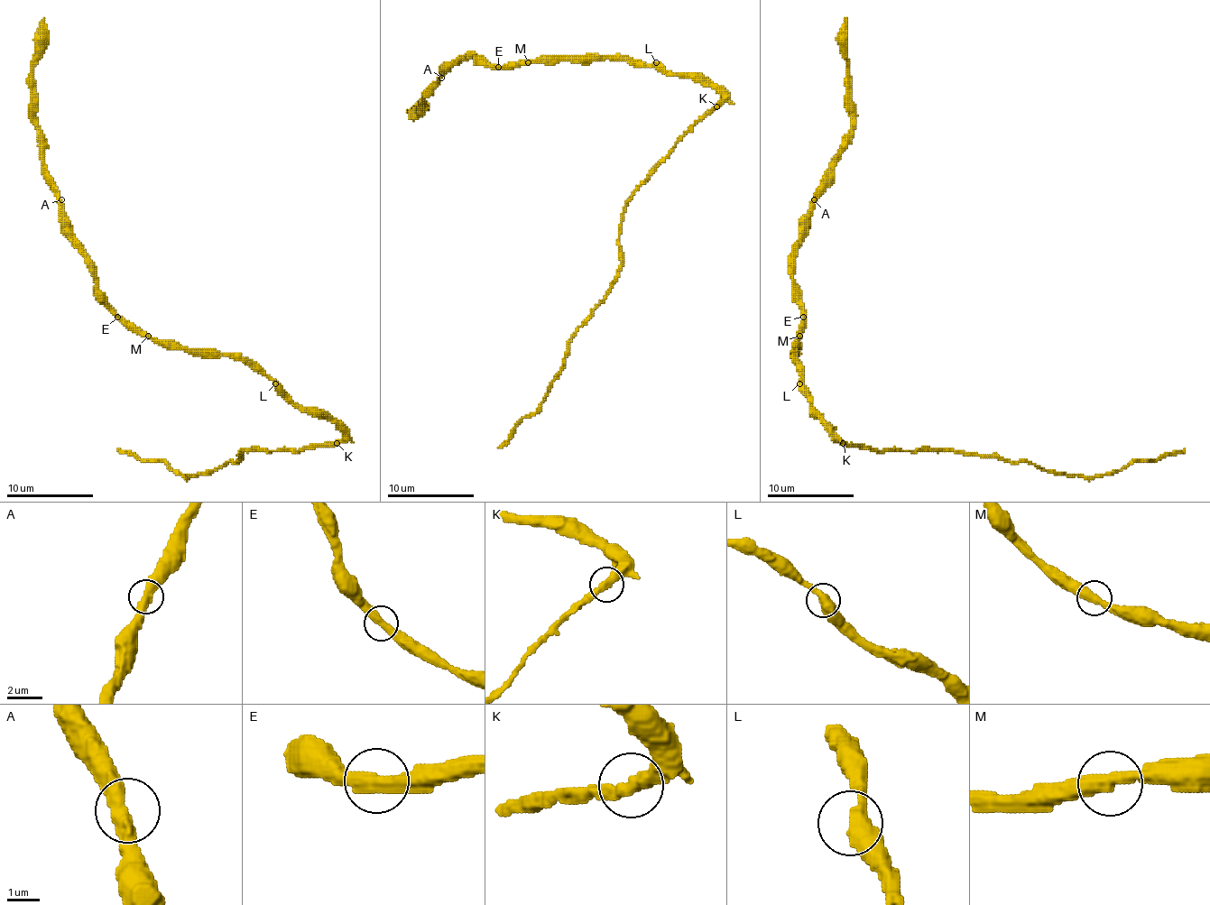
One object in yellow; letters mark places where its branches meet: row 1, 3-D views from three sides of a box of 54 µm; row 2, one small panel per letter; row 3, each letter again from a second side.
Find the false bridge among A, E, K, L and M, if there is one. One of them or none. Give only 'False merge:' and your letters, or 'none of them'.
False merge: K

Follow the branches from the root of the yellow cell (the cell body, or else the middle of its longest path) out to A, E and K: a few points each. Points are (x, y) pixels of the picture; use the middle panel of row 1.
A: (662, 71), (656, 67), (632, 64), (621, 58), (532, 60), (489, 67), (478, 56), (467, 56), (441, 78)
E: (662, 71), (656, 67), (632, 64), (621, 58), (532, 60), (509, 62), (498, 67)
K: (662, 71), (692, 75), (699, 82), (712, 86), (723, 96), (716, 106)

